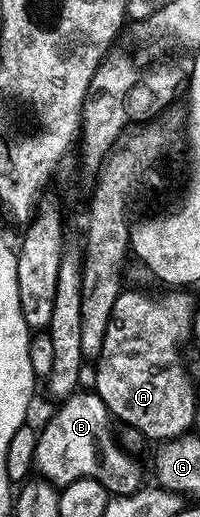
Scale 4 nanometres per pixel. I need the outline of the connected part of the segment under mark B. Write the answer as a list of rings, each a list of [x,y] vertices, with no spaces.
[[[75,391],[59,405],[62,406],[38,433],[34,463],[41,476],[55,487],[91,477],[116,497],[126,497],[143,488],[142,469],[134,458],[137,456],[127,452],[117,436],[114,438],[114,429],[110,426],[112,414],[96,391]]]

